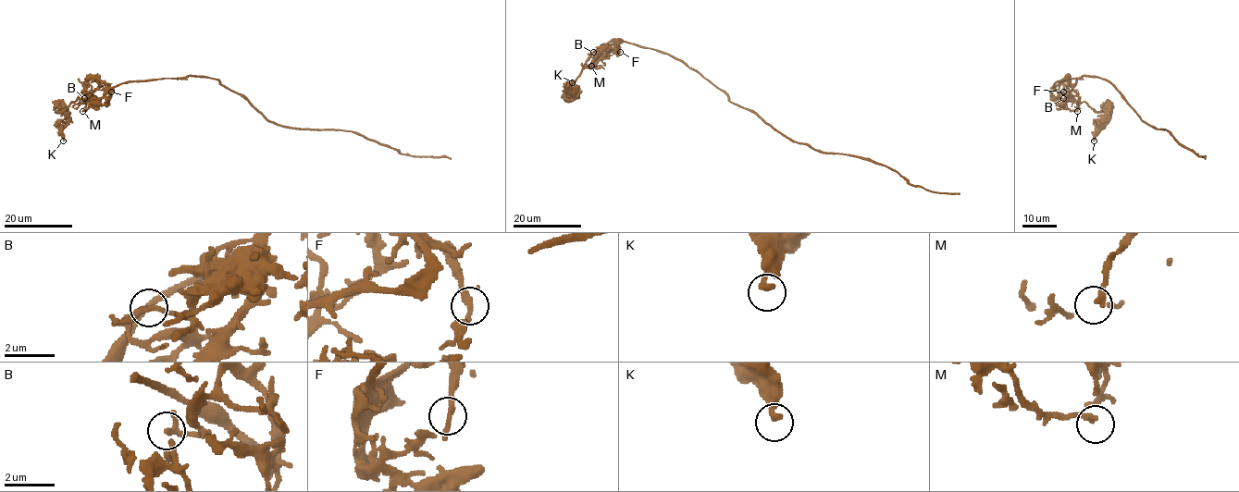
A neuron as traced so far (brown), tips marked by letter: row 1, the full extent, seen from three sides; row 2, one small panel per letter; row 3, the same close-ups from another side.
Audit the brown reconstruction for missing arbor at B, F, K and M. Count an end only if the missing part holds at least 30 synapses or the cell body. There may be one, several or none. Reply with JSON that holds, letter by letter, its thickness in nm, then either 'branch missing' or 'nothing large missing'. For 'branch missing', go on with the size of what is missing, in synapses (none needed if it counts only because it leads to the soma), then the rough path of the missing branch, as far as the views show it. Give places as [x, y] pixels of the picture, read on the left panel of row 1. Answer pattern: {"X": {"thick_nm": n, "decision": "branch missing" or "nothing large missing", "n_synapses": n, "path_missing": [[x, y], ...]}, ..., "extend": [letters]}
{"B": {"thick_nm": 120, "decision": "nothing large missing"}, "F": {"thick_nm": 260, "decision": "nothing large missing"}, "K": {"thick_nm": 320, "decision": "nothing large missing"}, "M": {"thick_nm": 150, "decision": "nothing large missing"}, "extend": []}

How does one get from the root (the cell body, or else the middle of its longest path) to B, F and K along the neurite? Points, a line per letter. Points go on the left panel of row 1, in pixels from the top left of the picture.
B: (224, 87), (215, 79), (191, 75), (130, 80), (113, 87), (99, 81), (95, 90), (81, 98), (84, 98)
F: (224, 87), (215, 79), (188, 75), (130, 80), (113, 87), (105, 84), (109, 86), (111, 92)
K: (224, 87), (215, 79), (188, 75), (130, 80), (84, 92), (62, 110), (59, 107), (68, 111), (63, 141)

